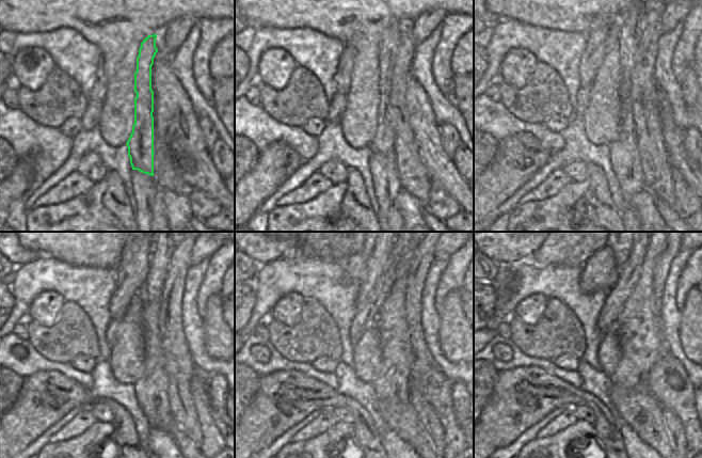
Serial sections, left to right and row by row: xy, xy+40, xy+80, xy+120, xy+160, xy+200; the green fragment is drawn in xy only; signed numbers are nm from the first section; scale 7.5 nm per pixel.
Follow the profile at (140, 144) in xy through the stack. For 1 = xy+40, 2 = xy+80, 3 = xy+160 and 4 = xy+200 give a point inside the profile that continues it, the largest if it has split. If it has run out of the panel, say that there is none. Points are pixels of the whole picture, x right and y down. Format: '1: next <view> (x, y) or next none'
1: next xy+40 (383, 142)
2: next xy+80 (629, 35)
3: next xy+160 (395, 253)
4: next xy+200 (632, 253)

